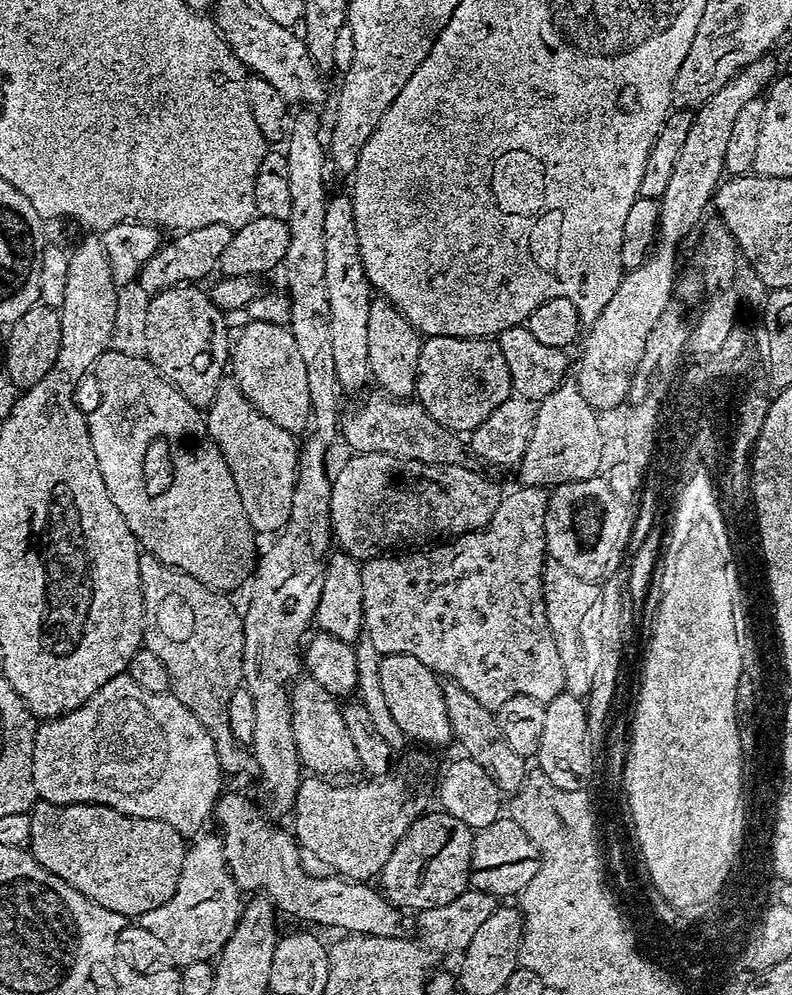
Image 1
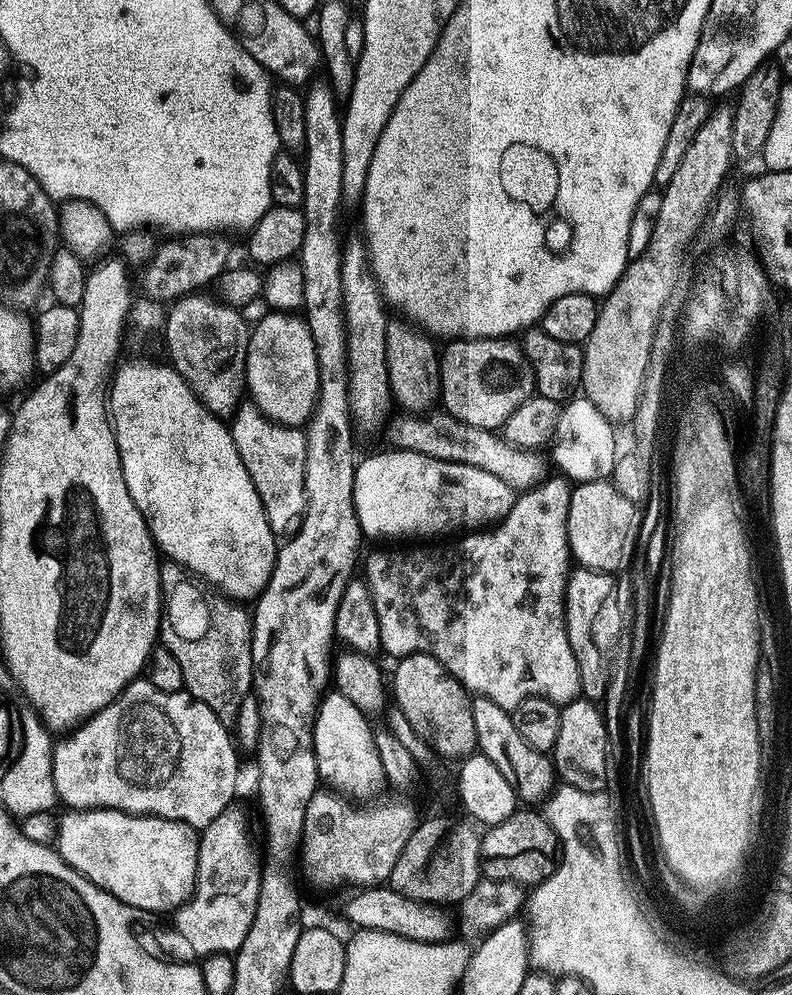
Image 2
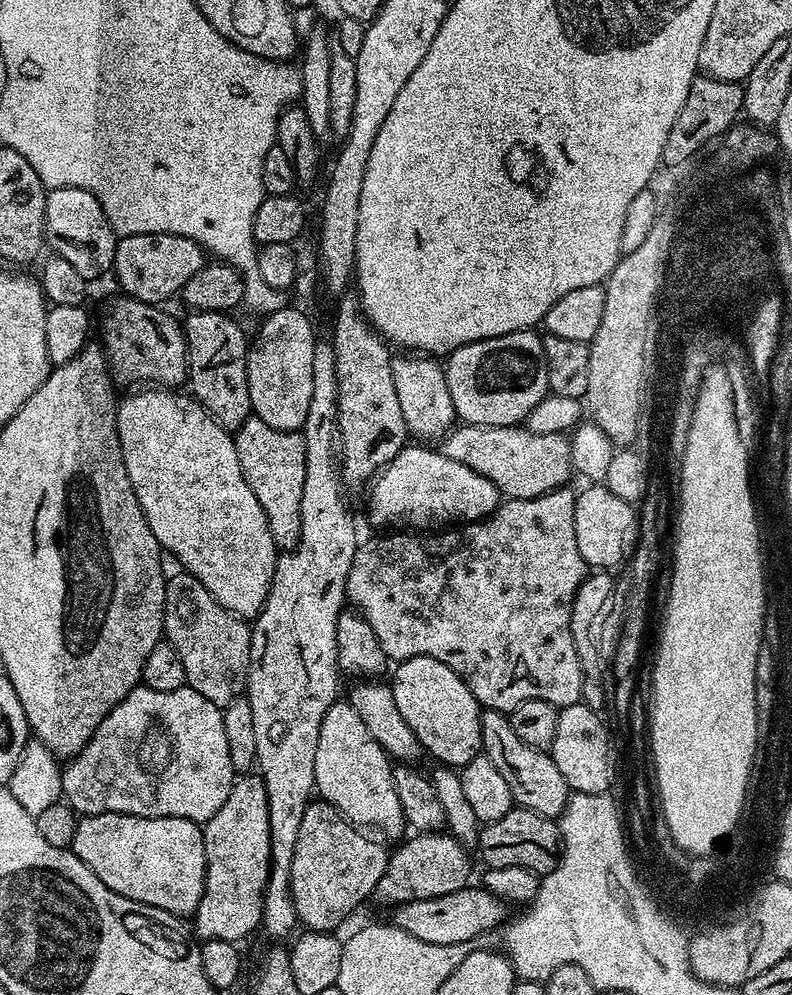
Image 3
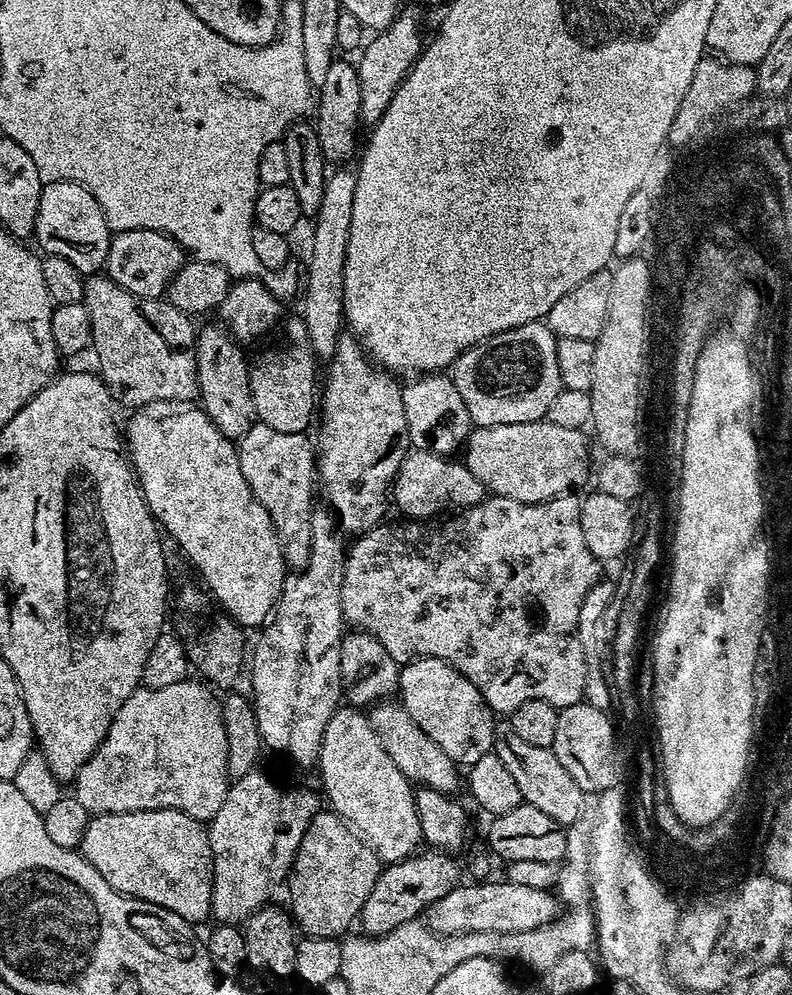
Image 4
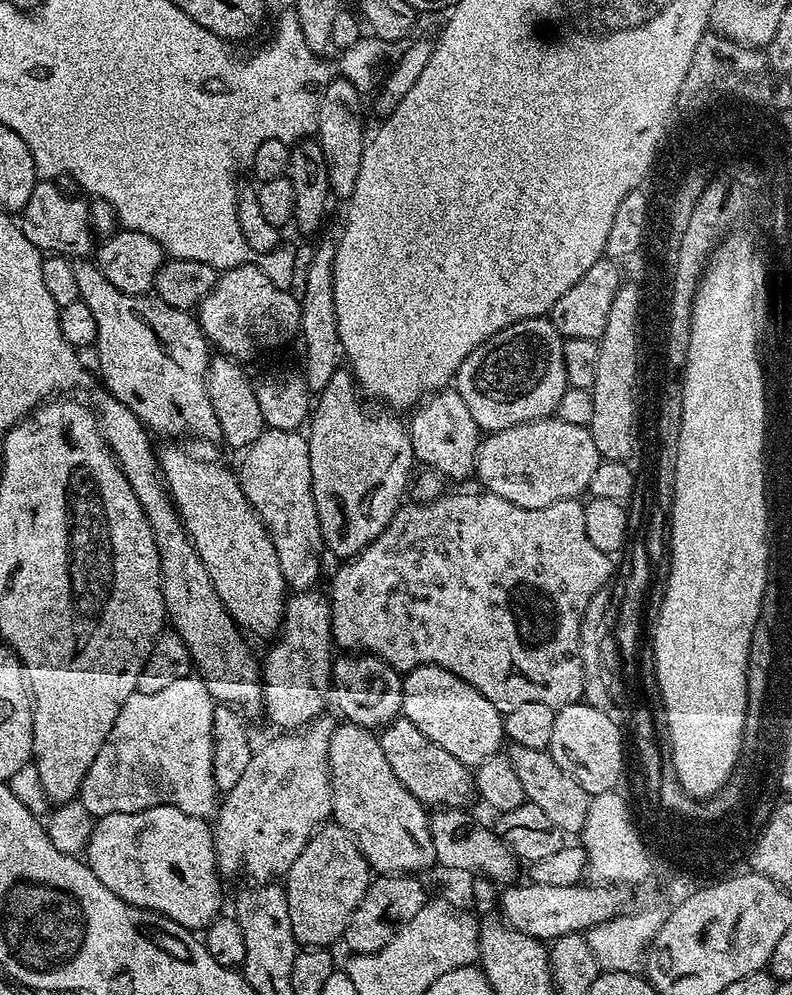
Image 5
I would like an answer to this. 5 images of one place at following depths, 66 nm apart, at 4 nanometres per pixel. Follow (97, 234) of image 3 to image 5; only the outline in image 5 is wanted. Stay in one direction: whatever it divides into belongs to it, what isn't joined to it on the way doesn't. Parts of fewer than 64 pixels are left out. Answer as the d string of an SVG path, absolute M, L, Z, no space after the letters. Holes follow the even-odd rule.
M48 178L36 182L26 206L20 213L20 229L26 235L27 241L41 252L65 255L69 258L87 257L94 248L94 232L90 227L88 214L89 205L86 200L64 196L55 184L55 181Z

